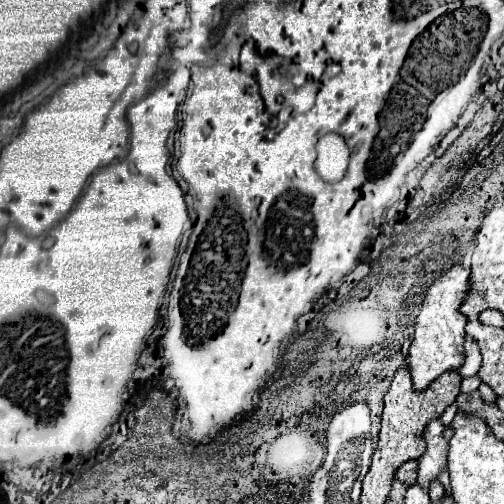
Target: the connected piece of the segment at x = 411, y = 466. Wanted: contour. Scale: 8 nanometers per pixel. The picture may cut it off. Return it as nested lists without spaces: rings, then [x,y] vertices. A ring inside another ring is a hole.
[[[408,460],[408,462],[404,462],[404,464],[396,470],[396,478],[398,478],[400,482],[404,482],[404,484],[412,484],[412,482],[416,482],[416,468],[418,468],[416,460]]]

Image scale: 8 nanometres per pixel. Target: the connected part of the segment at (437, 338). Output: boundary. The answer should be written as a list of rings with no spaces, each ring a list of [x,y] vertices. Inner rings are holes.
[[[454,262],[444,274],[440,274],[432,286],[426,290],[426,298],[422,302],[422,310],[414,324],[414,340],[408,350],[410,374],[416,390],[428,388],[432,380],[436,380],[446,370],[458,370],[464,362],[464,326],[466,316],[460,314],[460,306],[470,292],[470,268],[462,262]]]

